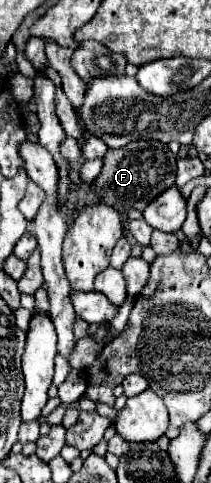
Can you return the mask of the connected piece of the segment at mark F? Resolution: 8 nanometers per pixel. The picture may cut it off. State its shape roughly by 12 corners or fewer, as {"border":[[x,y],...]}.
{"border":[[156,140],[108,150],[94,180],[100,204],[126,216],[176,180]]}

